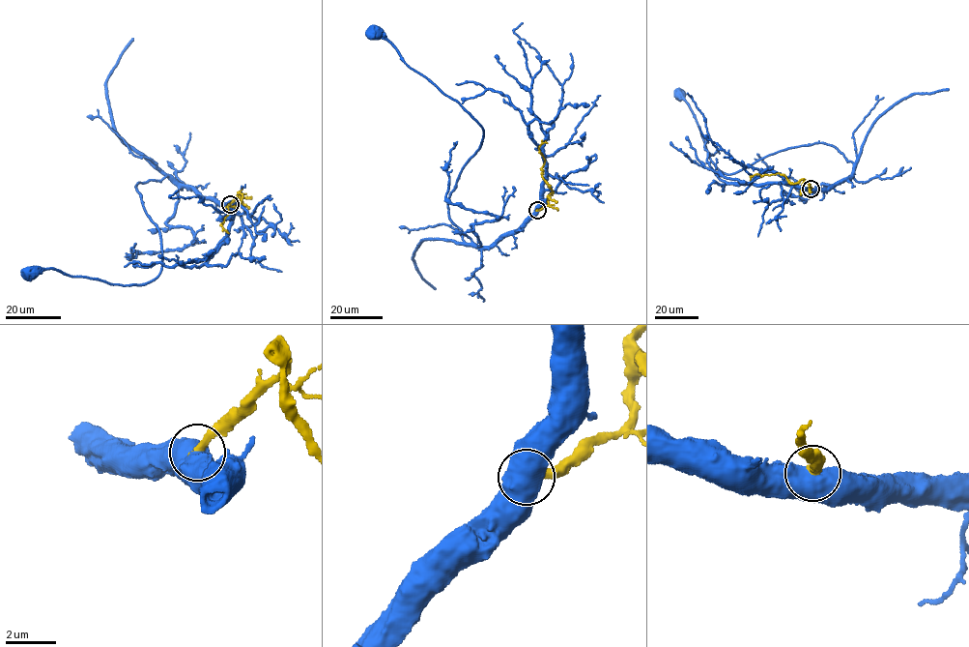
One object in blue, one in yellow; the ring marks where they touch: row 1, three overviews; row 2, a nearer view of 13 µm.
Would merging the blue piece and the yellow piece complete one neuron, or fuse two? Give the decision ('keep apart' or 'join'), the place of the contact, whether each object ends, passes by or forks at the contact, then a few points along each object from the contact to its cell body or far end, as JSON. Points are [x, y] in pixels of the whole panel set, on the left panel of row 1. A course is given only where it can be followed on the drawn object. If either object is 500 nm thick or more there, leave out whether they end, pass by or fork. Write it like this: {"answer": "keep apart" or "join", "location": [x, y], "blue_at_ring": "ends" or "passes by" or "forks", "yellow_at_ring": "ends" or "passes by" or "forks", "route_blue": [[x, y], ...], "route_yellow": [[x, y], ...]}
{"answer": "keep apart", "location": [230, 204], "route_blue": [[230, 203], [202, 197], [169, 176], [137, 183], [160, 240], [156, 278], [129, 285], [49, 268], [30, 273]], "route_yellow": [[230, 203], [240, 192], [242, 200], [237, 206], [228, 205], [228, 214], [220, 224], [228, 233]]}

